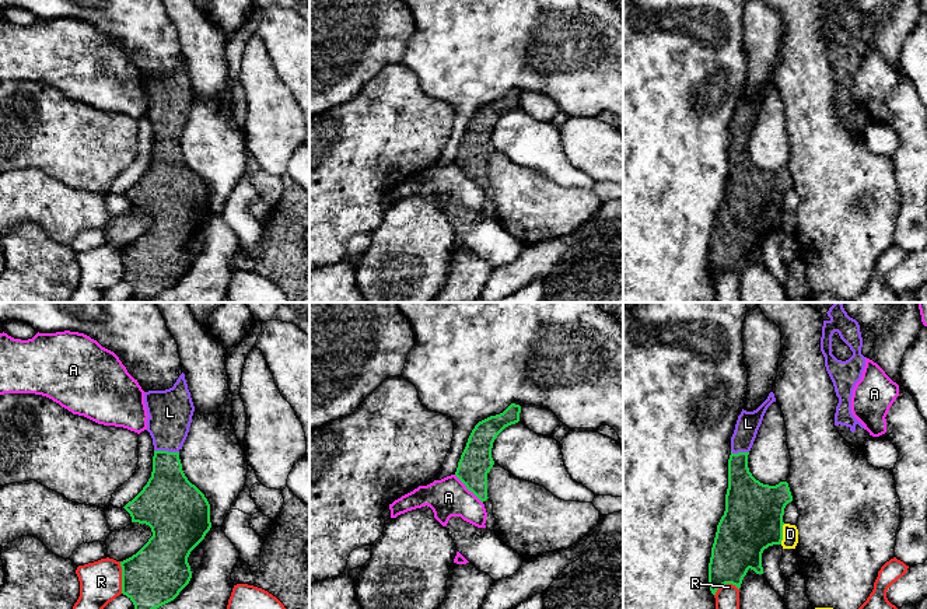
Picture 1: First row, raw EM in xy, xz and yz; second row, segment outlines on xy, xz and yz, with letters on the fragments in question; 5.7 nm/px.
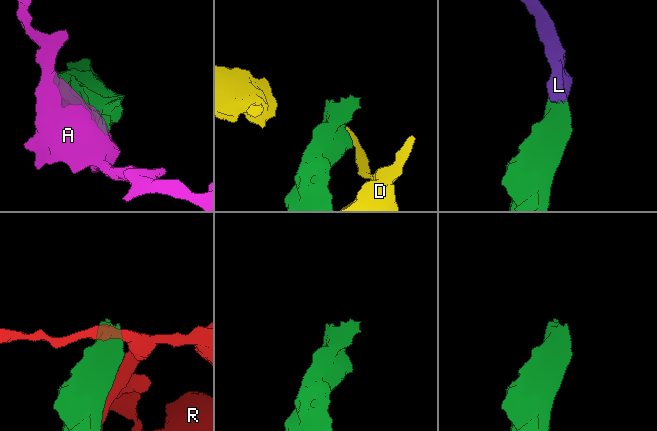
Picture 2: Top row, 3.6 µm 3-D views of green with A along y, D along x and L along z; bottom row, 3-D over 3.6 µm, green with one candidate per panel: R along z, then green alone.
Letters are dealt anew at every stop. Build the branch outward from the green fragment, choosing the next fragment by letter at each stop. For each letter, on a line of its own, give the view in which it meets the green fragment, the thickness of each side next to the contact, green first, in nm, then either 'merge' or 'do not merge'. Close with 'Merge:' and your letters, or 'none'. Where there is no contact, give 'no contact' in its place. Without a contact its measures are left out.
A: xz | 180/220 nm | do not merge
D: yz | 340/100 nm | do not merge
L: xy | 280/260 nm | merge
R: xy | 340/240 nm | do not merge
Merge: L

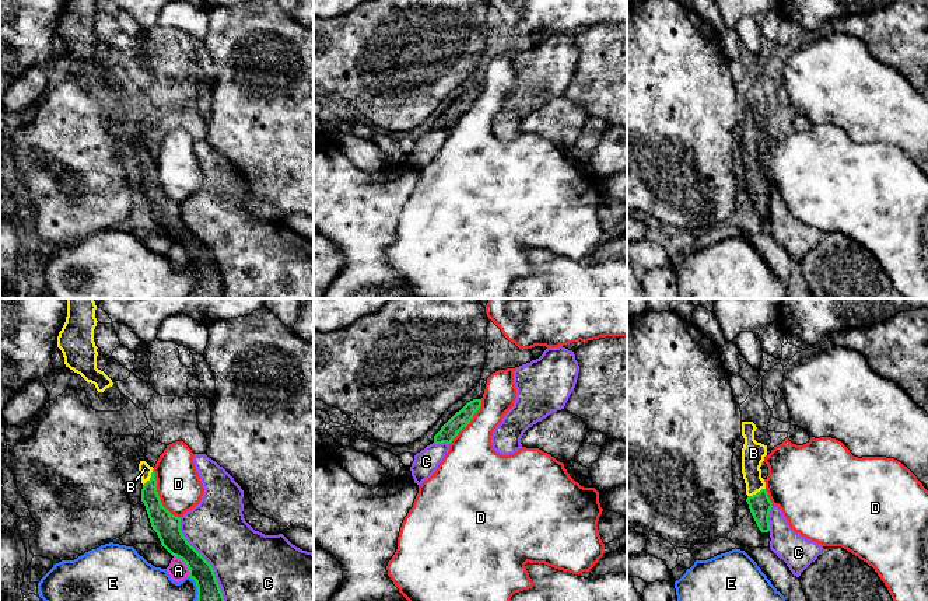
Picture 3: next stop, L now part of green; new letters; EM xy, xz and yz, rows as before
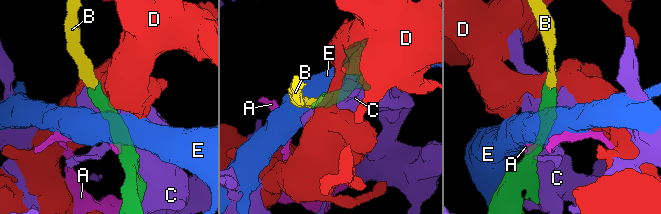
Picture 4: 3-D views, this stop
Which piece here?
A: xy | 140/110 nm | do not merge
B: xy | 120/70 nm | merge
C: xy | 140/380 nm | do not merge
D: xy | 150/260 nm | do not merge
E: xy | 140/190 nm | do not merge
Merge: B

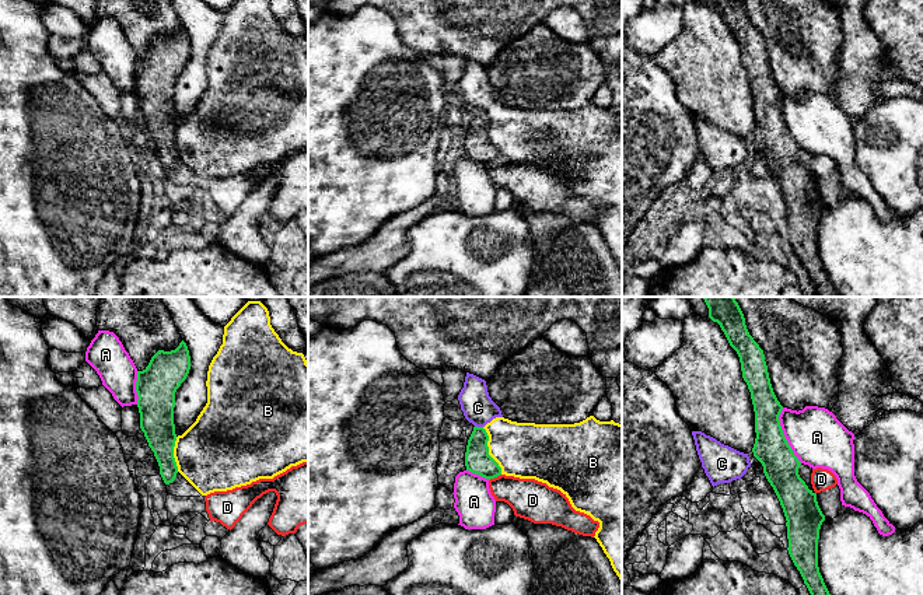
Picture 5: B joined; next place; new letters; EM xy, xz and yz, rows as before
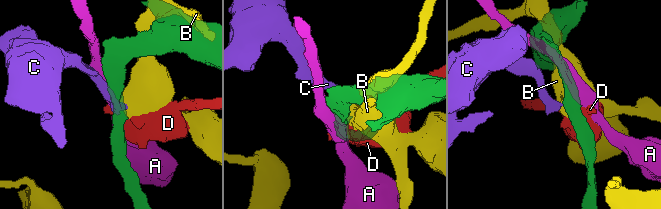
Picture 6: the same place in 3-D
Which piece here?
A: yz | 200/320 nm | do not merge
B: xz | 150/320 nm | do not merge
C: xz | 150/180 nm | do not merge
D: xz | 150/220 nm | do not merge
Merge: none

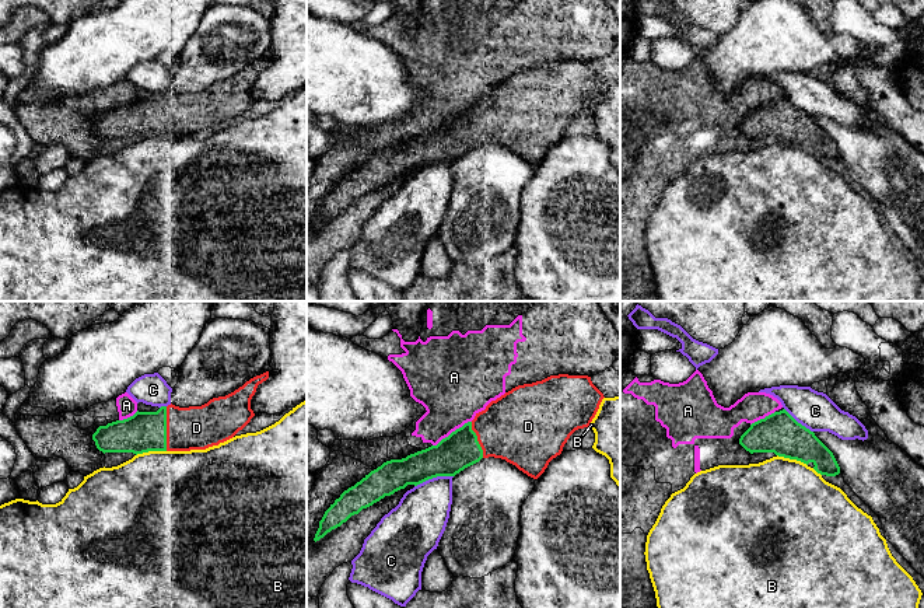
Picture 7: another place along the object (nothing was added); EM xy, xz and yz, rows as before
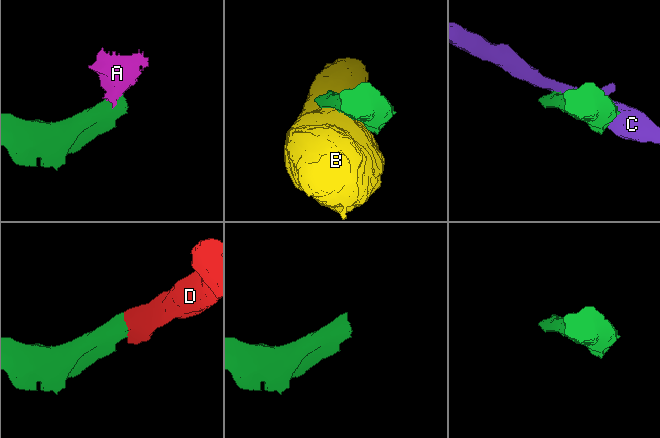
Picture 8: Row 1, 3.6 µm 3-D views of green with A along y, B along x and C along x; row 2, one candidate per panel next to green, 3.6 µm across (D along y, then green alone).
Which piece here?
A: xz | 220/400 nm | do not merge
B: xy | 240/480 nm | do not merge
C: xz | 220/300 nm | do not merge
D: xy | 240/260 nm | merge
Merge: D

